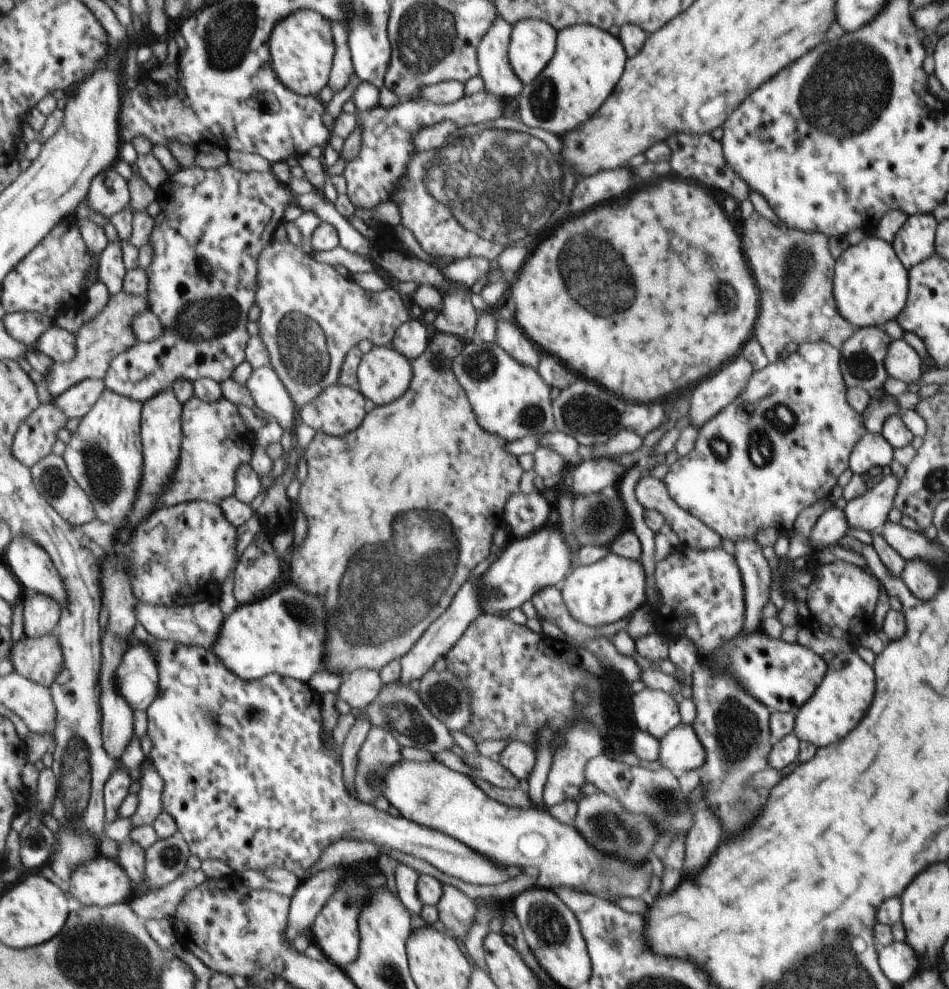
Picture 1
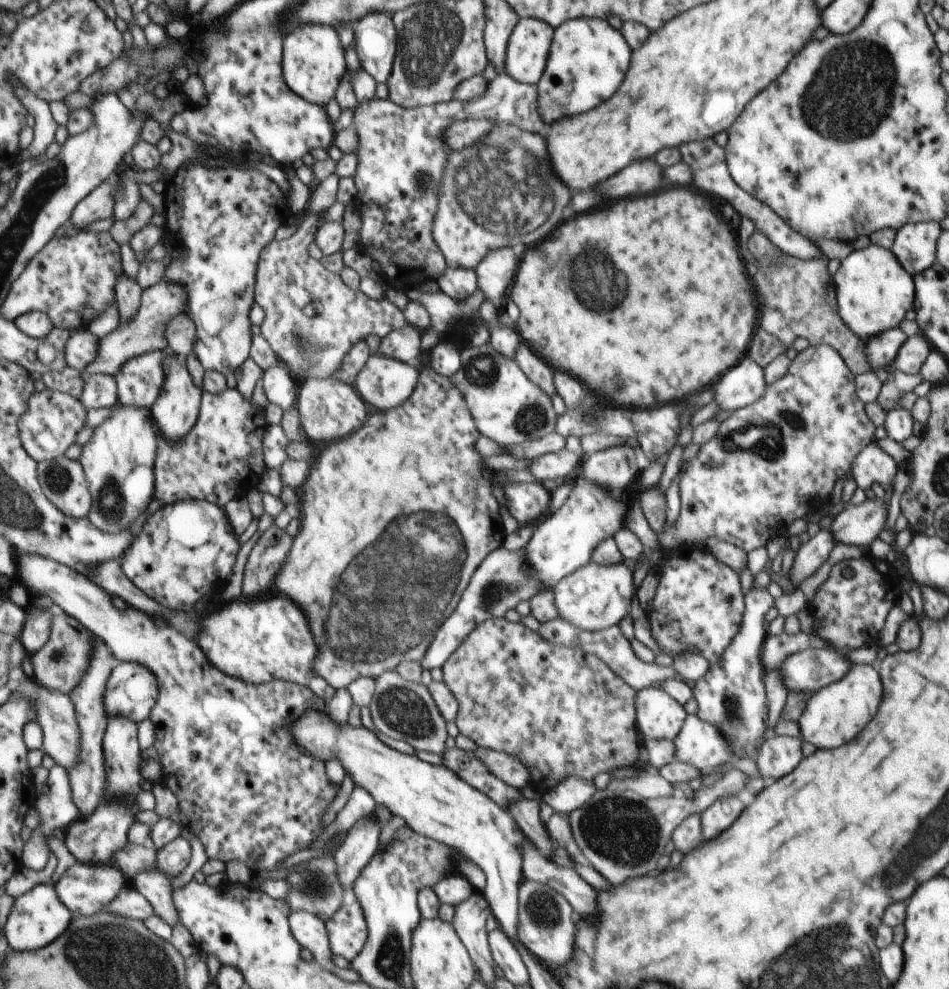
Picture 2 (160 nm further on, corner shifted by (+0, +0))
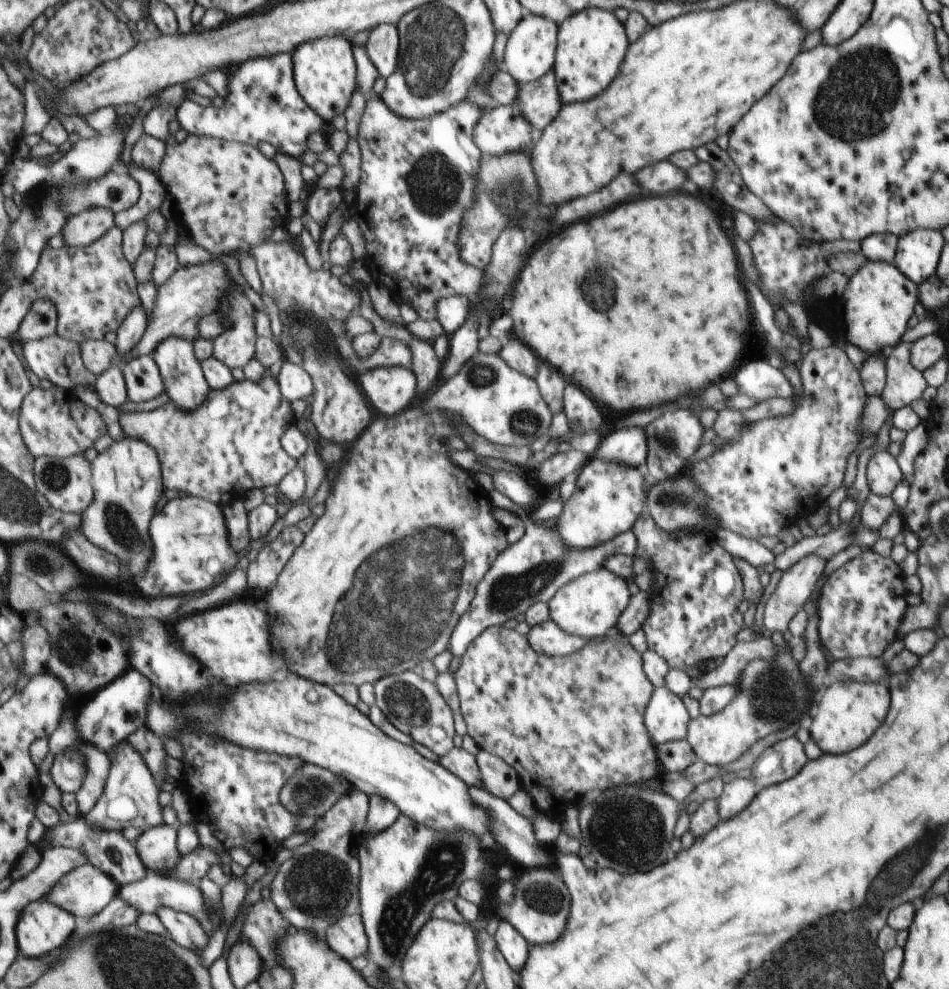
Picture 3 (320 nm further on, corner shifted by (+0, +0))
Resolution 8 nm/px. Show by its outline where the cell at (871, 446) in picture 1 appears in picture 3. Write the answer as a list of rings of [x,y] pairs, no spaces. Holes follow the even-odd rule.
[[[886,450],[875,453],[866,464],[866,481],[871,494],[889,497],[901,482],[897,461]]]

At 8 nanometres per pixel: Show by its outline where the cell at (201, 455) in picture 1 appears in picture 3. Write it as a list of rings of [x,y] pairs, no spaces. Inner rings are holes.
[[[269,369],[261,380],[245,379],[223,390],[212,389],[198,409],[188,411],[168,402],[152,411],[118,411],[118,420],[127,436],[145,441],[158,451],[165,489],[181,490],[187,496],[203,497],[220,506],[243,500],[255,488],[277,486],[300,464],[282,444],[283,435],[299,421],[295,419],[293,404],[283,396],[278,378]]]

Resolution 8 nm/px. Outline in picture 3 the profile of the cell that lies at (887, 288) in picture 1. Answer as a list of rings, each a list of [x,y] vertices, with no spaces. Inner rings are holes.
[[[868,260],[849,277],[841,297],[840,320],[845,341],[869,355],[874,352],[881,353],[884,346],[897,345],[905,334],[909,316],[913,314],[917,289],[917,285],[905,278],[893,264]]]

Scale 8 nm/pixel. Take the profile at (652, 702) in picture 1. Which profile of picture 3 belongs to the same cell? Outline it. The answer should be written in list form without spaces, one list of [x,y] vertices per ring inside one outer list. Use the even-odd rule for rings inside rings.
[[[654,687],[644,722],[655,744],[661,745],[686,738],[689,716],[678,695],[665,687]]]

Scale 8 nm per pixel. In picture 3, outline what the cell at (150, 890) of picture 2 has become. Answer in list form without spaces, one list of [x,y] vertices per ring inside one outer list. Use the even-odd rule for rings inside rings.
[[[165,907],[159,909],[157,914],[175,942],[189,950],[199,951],[199,954],[207,948],[211,936],[194,916]]]

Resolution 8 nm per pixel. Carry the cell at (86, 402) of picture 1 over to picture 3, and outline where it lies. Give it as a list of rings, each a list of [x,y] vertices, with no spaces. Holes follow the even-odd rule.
[[[115,364],[103,374],[95,376],[95,392],[100,400],[116,409],[129,401],[128,386],[122,366]]]

